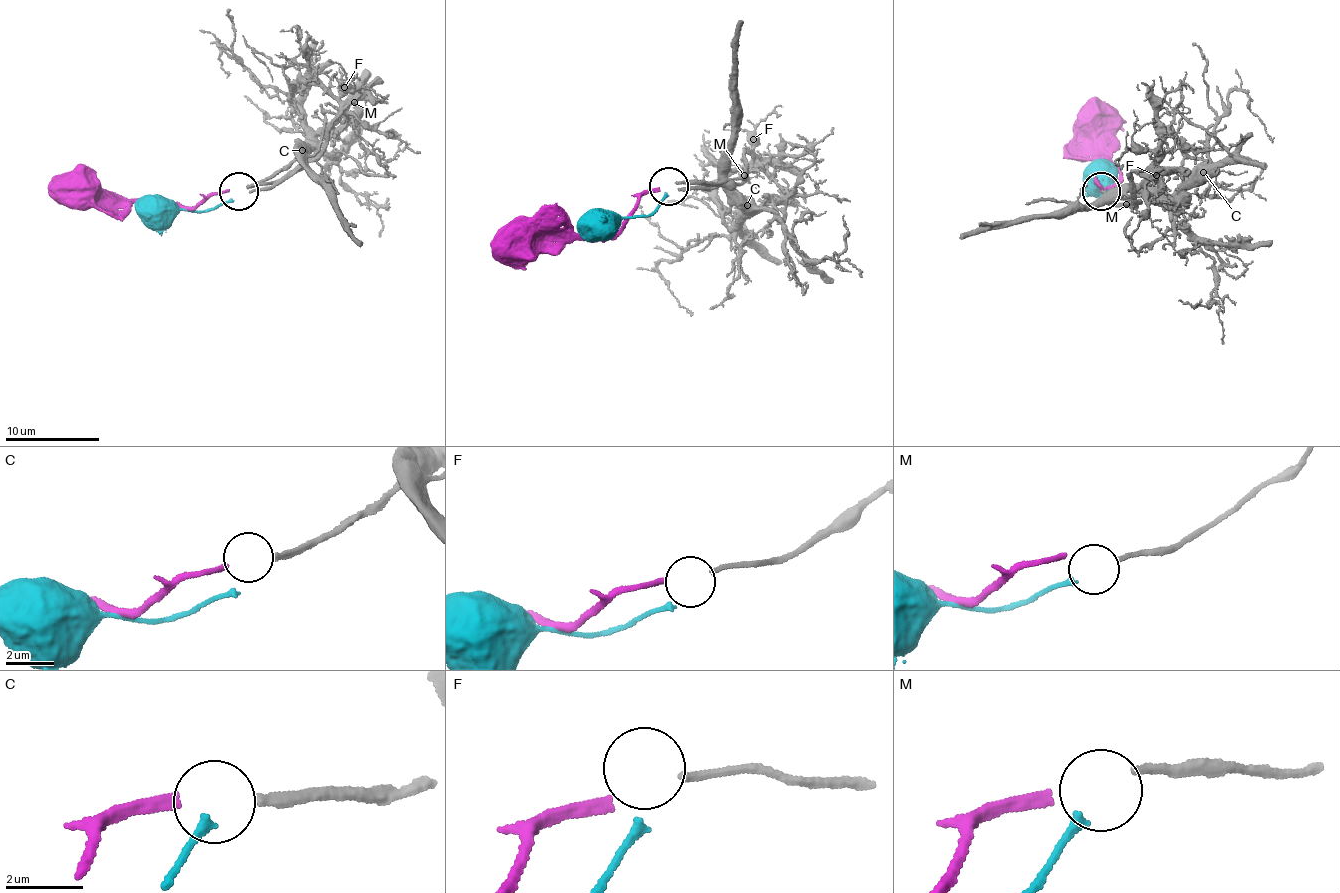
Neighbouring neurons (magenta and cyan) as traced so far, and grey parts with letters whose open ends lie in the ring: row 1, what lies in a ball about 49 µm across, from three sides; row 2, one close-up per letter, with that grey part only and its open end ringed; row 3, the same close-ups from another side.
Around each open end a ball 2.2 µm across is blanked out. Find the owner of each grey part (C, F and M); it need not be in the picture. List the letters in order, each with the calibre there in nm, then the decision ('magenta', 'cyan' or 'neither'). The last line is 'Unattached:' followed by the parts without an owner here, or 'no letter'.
C: 240 nm | magenta
F: 200 nm | neither
M: 200 nm | cyan
Unattached: F

